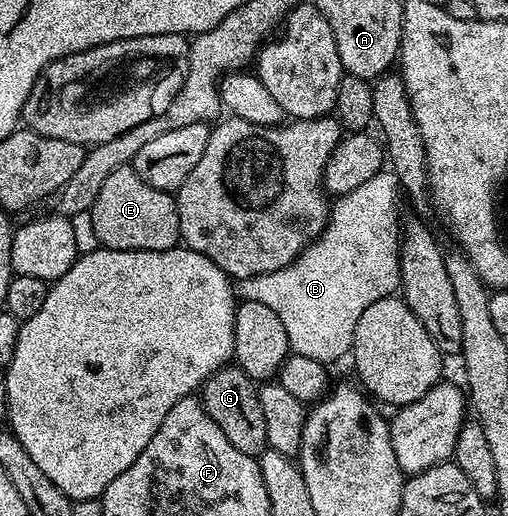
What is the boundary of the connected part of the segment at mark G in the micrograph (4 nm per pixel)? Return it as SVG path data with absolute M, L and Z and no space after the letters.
M229 365L216 371L204 382L198 398L204 404L206 413L214 417L218 429L226 433L226 441L242 453L259 457L269 450L266 437L266 416L262 414L262 401L258 401L258 387L240 367Z

